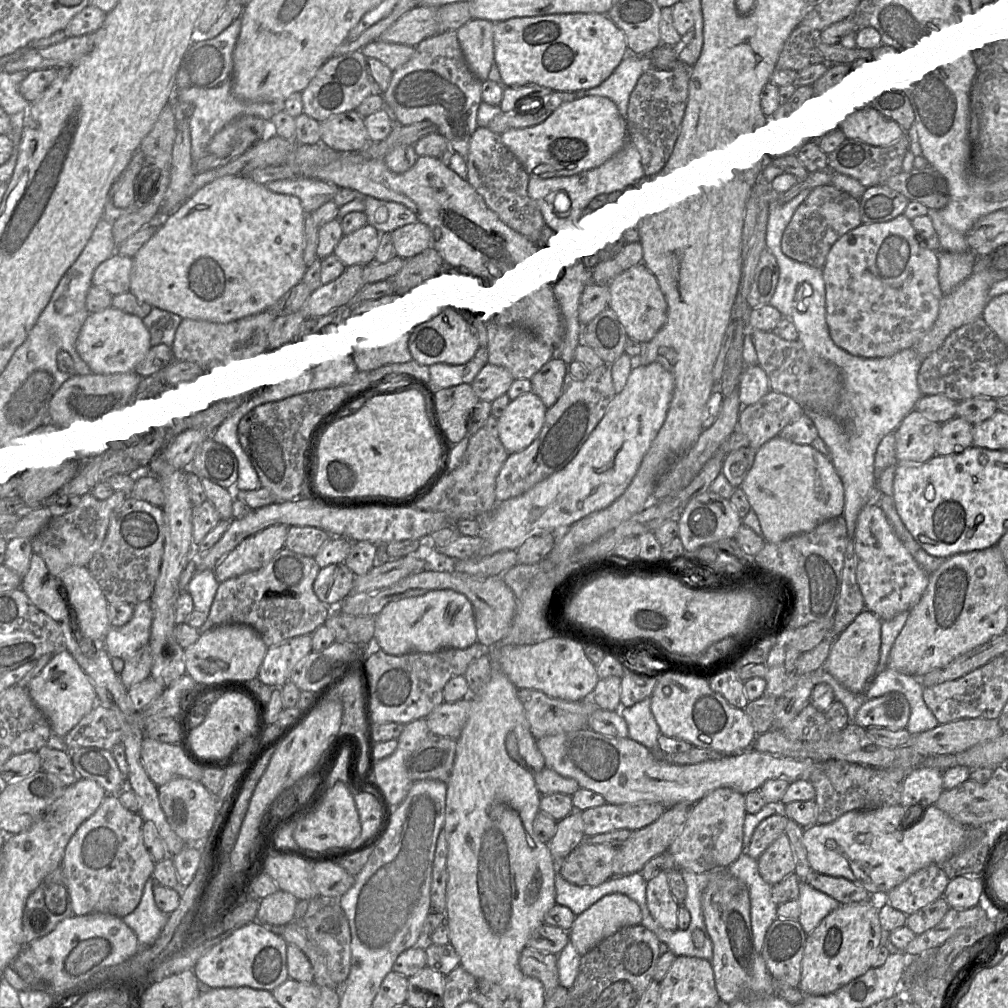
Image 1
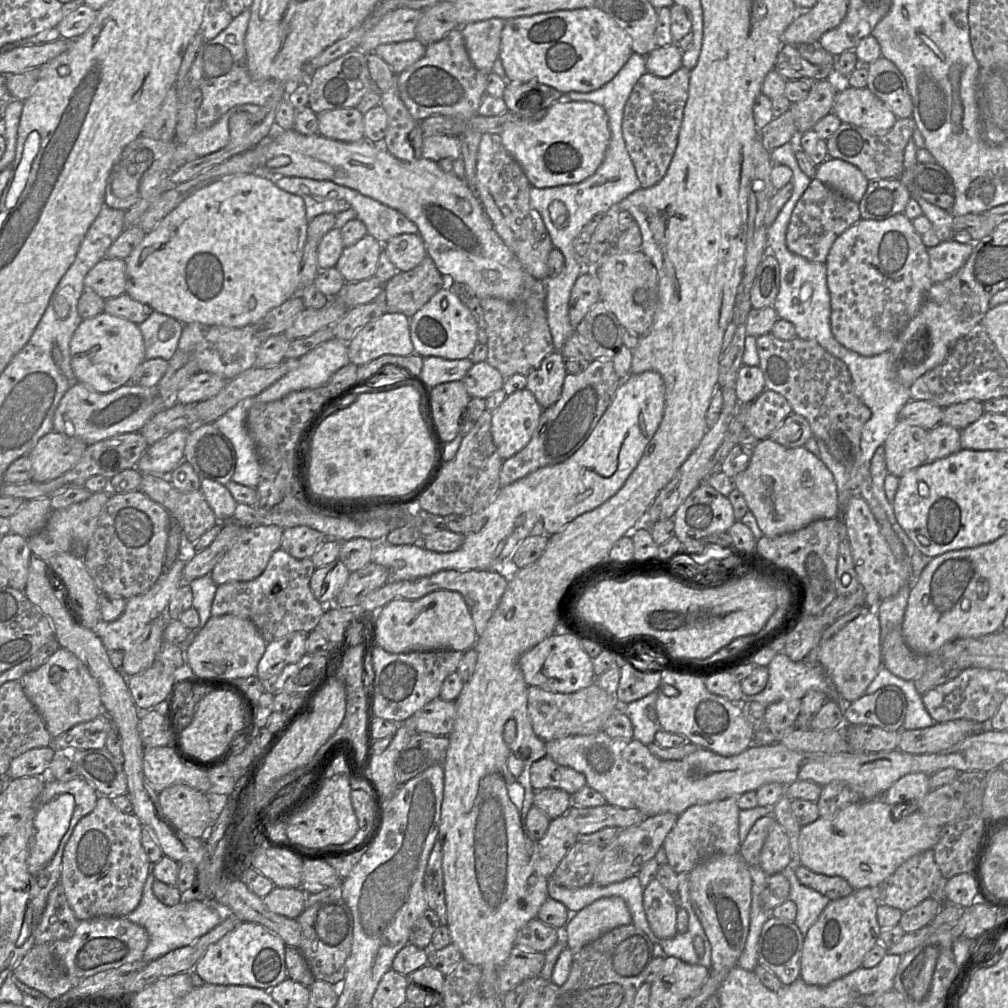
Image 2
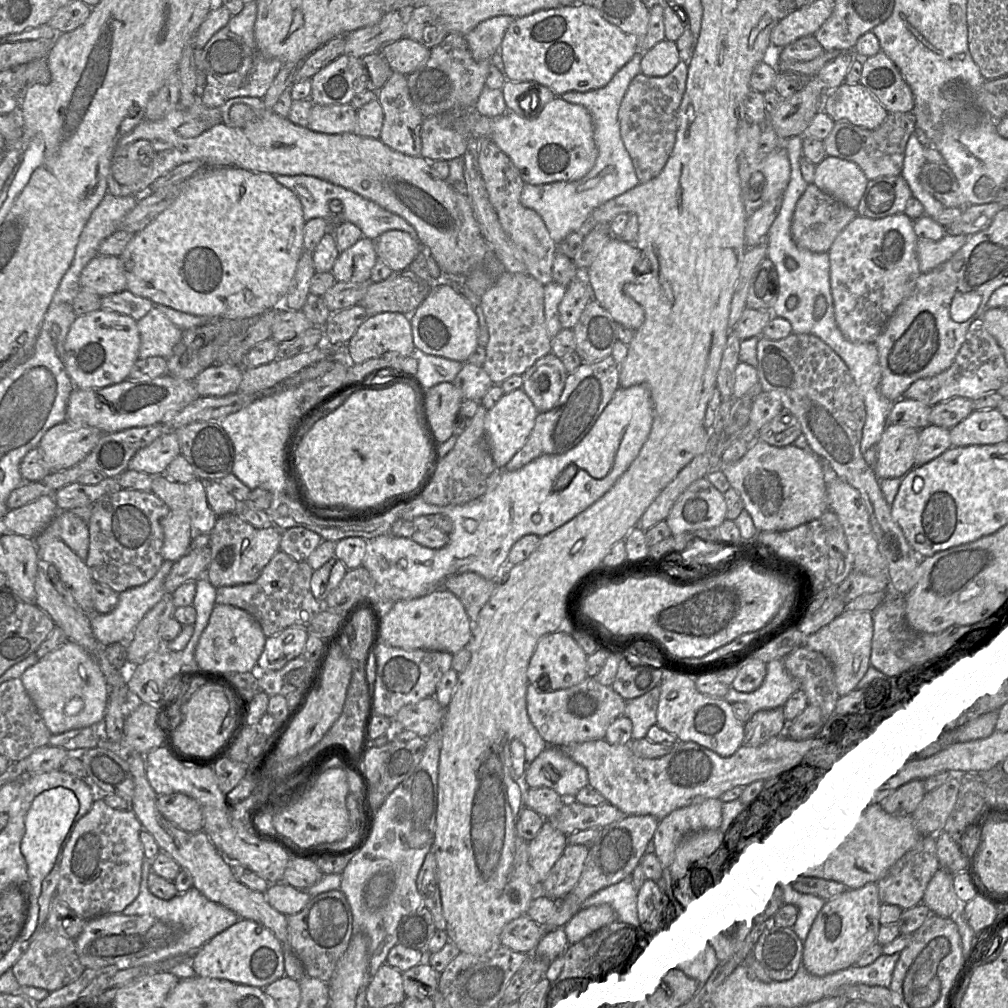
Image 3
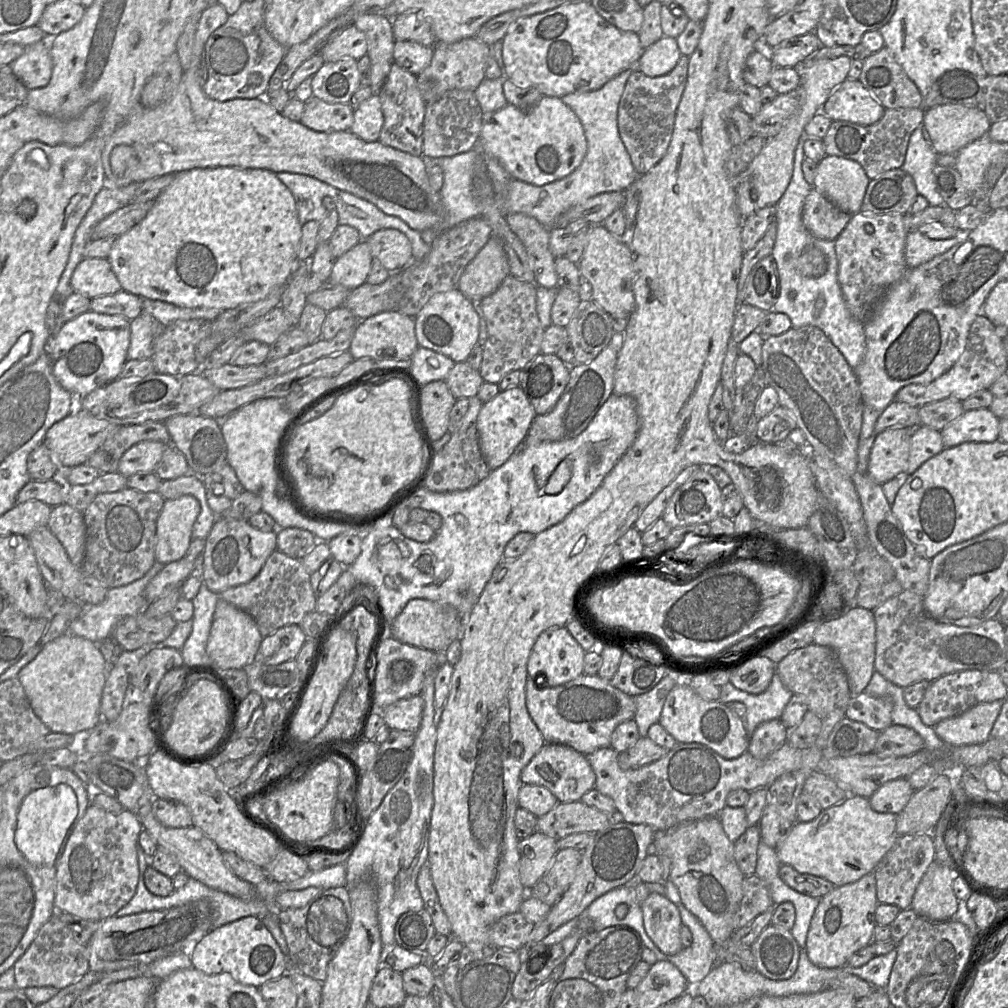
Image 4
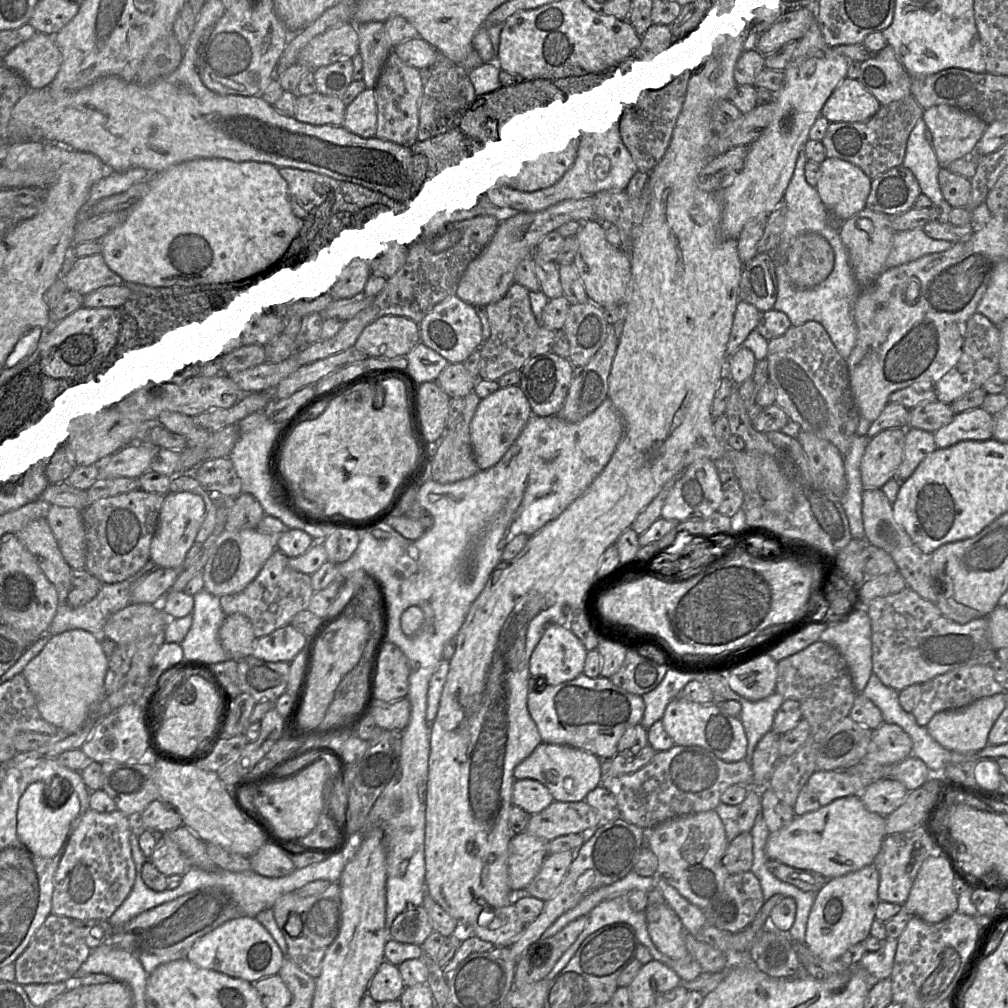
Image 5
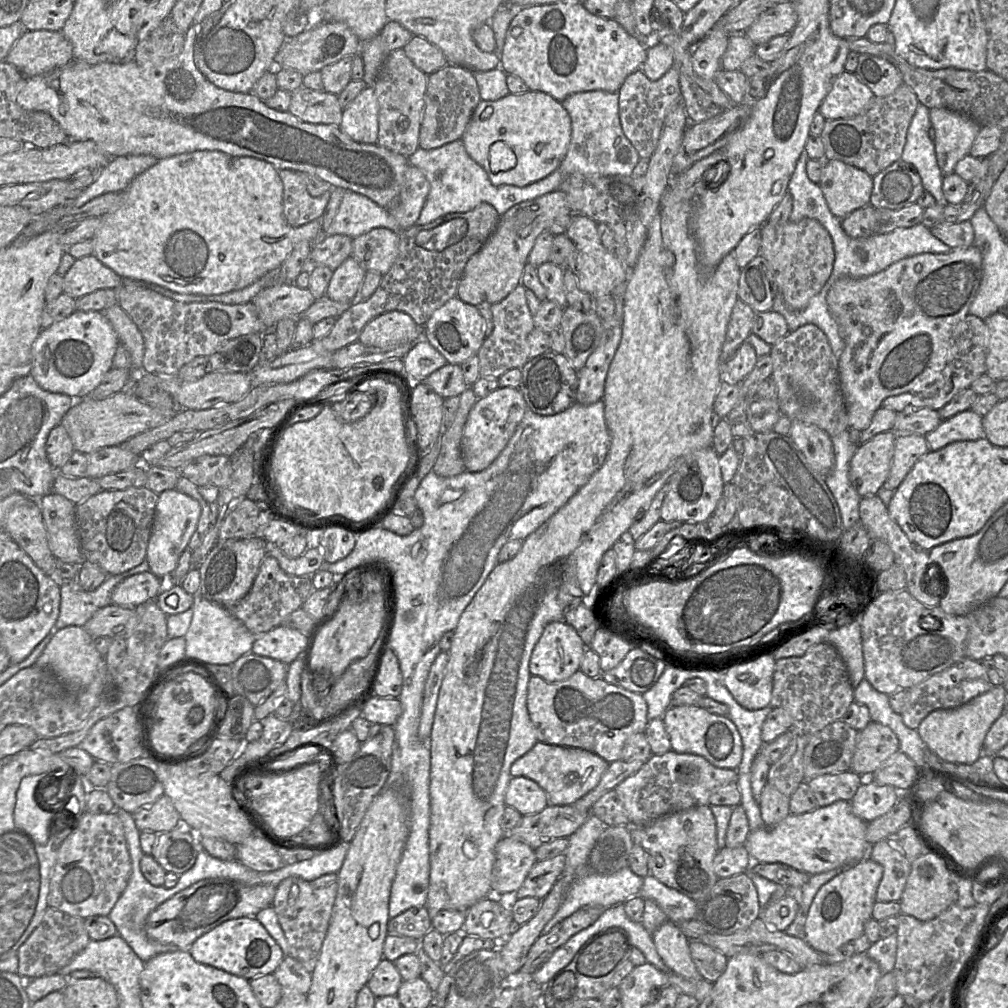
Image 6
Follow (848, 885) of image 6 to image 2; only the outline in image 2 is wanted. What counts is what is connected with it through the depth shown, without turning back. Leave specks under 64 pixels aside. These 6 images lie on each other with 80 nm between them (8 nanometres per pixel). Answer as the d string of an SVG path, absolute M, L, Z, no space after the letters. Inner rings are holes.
M870 887L857 889L846 897L831 900L804 937L800 957L800 978L809 985L826 986L862 967L866 954L880 942L881 927L877 920L877 910L876 891Z

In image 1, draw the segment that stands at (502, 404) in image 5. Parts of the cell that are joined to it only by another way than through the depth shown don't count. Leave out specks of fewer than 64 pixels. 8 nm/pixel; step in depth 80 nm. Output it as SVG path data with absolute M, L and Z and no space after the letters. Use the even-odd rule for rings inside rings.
M532 389L510 395L503 411L497 415L499 437L508 453L519 452L532 443L544 424L546 410L546 406Z

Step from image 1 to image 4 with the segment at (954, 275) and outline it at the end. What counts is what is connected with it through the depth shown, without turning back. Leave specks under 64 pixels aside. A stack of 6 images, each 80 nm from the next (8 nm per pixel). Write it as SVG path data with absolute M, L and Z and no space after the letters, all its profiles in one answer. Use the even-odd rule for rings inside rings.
M917 230L909 231L905 240L905 262L908 268L915 268L947 252L957 243L957 237L932 240L923 236Z

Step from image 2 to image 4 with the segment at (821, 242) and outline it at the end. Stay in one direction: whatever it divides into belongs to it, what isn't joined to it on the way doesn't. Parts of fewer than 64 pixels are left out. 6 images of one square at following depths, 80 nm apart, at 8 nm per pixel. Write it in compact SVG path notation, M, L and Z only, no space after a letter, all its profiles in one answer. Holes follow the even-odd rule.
M814 187L807 195L802 222L815 238L835 241L844 230L852 215L841 211Z

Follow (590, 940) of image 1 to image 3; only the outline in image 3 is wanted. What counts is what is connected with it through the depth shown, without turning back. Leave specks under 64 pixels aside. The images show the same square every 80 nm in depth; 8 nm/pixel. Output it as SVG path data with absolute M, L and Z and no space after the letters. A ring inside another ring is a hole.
M608 904L581 909L565 925L569 947L582 943L589 936L618 921L617 912Z

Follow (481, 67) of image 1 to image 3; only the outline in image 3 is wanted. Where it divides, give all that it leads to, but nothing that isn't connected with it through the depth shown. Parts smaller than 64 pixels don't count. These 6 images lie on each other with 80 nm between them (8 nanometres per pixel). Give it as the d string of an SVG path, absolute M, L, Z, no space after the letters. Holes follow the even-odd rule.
M501 15L484 20L464 35L468 48L476 62L491 60L499 51L504 34L515 18Z

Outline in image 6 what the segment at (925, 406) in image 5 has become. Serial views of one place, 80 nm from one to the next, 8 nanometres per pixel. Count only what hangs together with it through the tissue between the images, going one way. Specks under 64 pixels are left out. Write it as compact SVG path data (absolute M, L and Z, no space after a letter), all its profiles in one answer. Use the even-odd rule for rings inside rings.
M907 407L897 412L893 430L898 434L925 436L936 429L942 419L937 410L927 407Z

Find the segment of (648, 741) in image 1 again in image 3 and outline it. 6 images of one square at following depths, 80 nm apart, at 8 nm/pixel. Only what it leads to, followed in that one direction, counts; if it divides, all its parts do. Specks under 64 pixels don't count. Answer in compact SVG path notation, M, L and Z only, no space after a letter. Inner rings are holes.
M659 684L648 693L640 697L634 698L632 700L626 701L624 716L628 717L632 722L632 725L633 725L632 739L633 740L646 738L649 729L653 725L657 724L657 710L658 710L658 704L660 699L660 692L661 692L661 688Z

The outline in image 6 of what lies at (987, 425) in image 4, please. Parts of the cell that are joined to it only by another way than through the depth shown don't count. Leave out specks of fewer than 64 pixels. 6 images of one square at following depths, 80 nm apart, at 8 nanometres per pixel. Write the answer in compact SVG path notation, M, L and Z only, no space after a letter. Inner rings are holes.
M969 409L943 420L936 429L925 435L929 451L939 450L955 441L986 438L982 417Z

